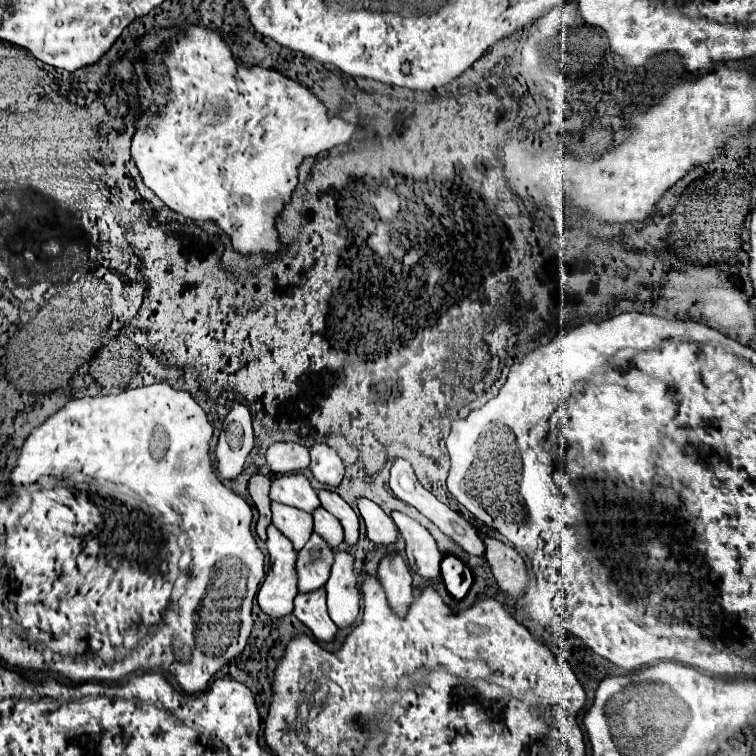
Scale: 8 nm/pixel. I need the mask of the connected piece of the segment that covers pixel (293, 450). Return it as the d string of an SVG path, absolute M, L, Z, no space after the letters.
M274 442L266 450L266 462L272 468L272 472L290 474L308 468L310 454L308 448L296 442Z

